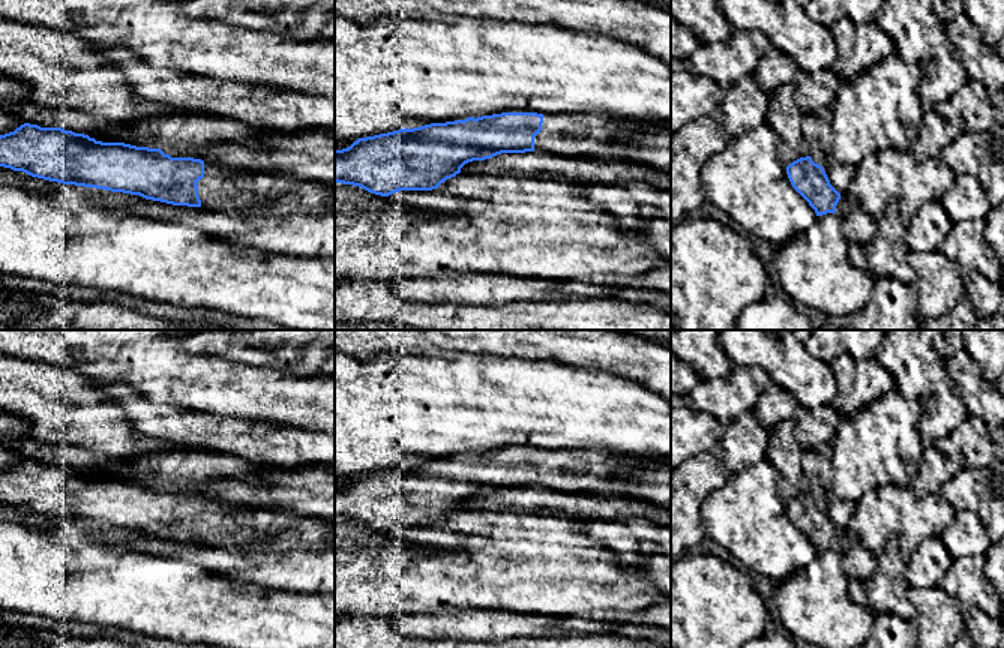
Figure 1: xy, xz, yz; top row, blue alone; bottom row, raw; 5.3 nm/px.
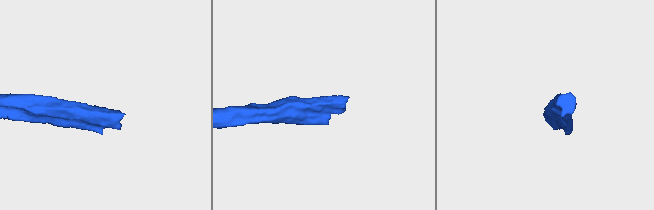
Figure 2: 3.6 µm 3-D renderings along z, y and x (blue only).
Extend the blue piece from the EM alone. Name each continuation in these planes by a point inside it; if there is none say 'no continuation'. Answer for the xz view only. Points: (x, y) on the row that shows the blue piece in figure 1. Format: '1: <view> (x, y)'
1: xz (572, 135)

